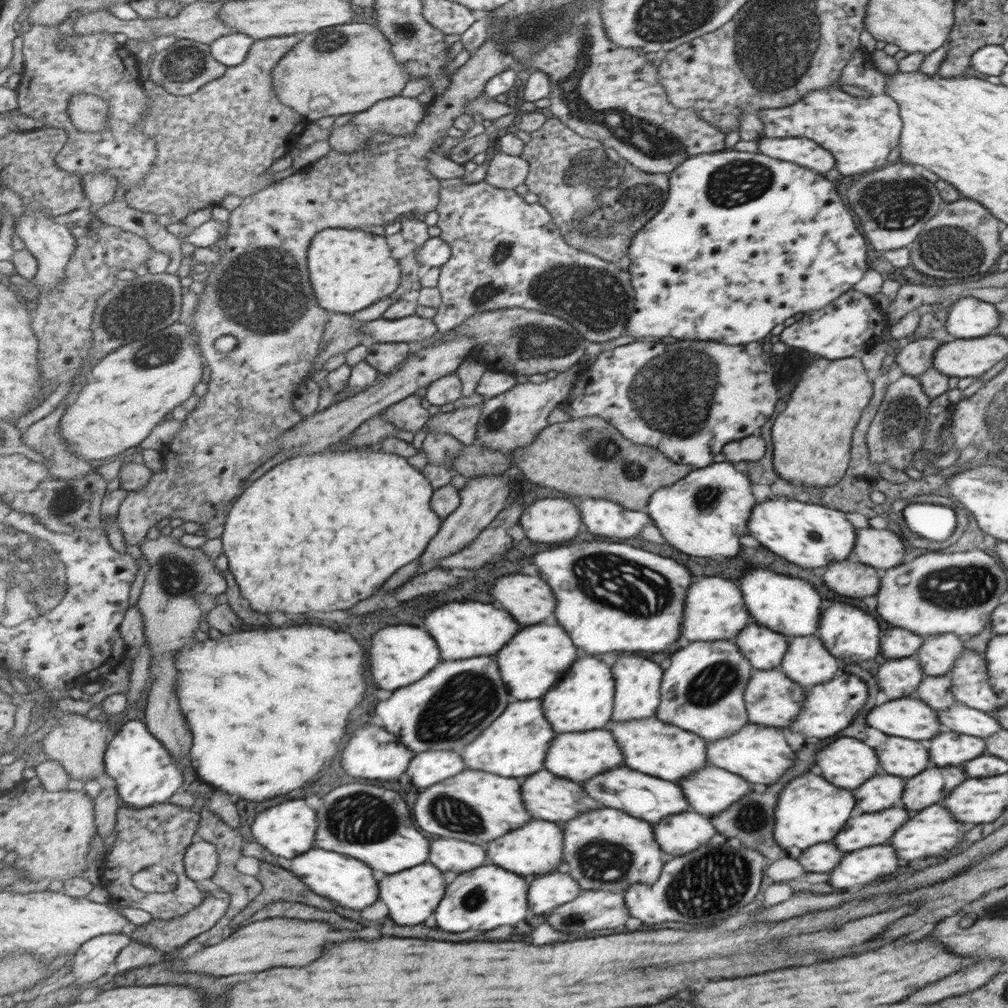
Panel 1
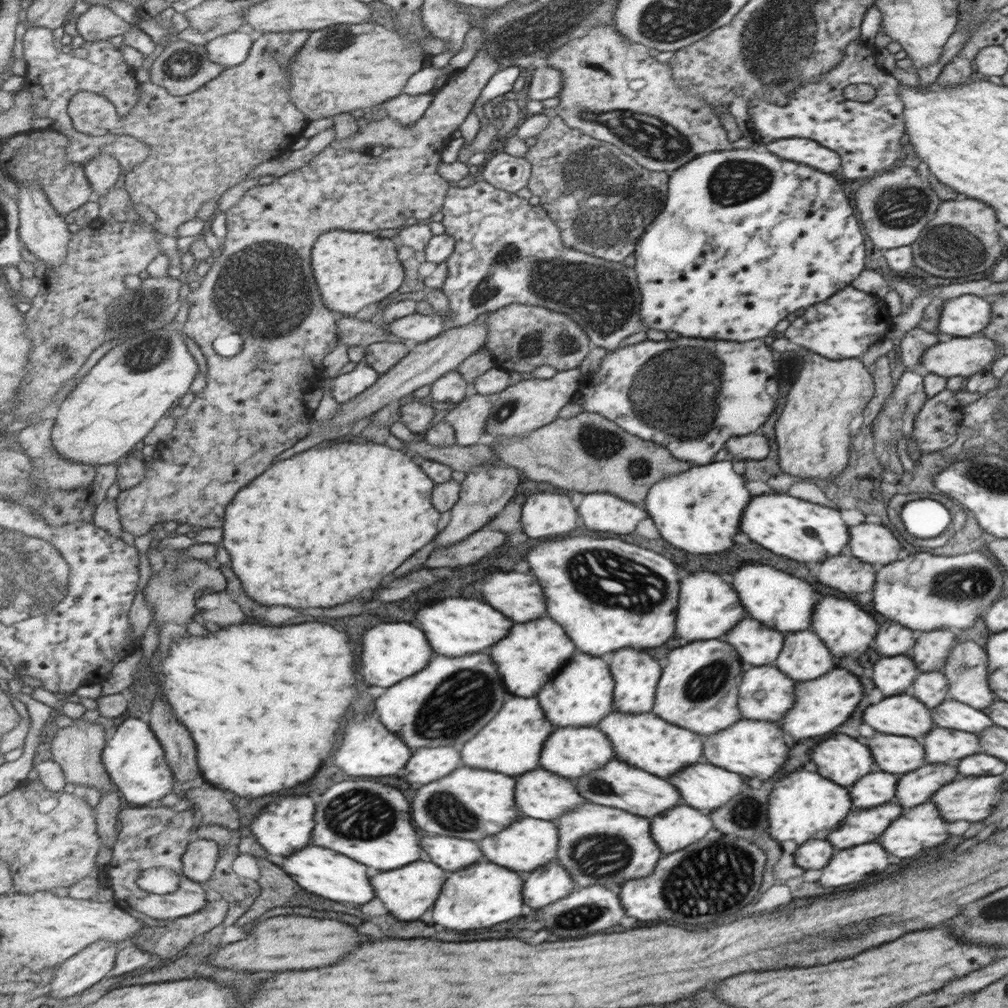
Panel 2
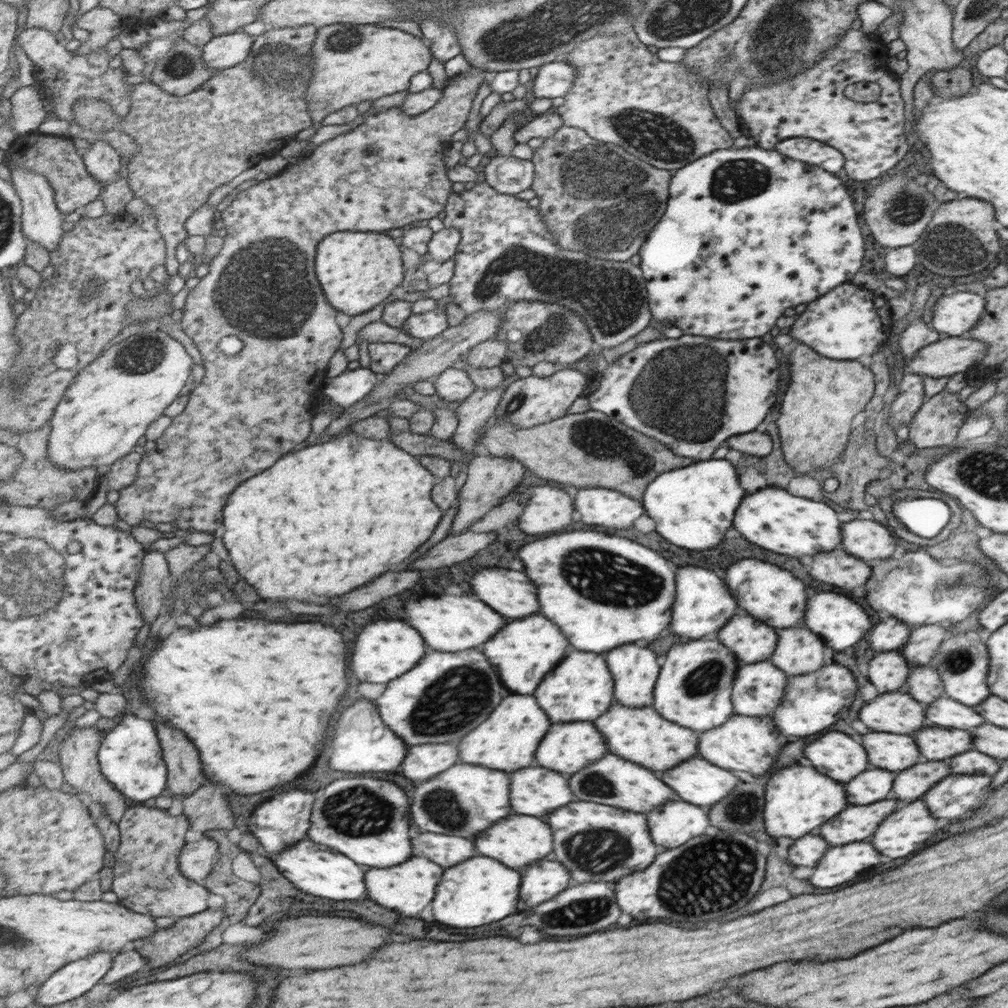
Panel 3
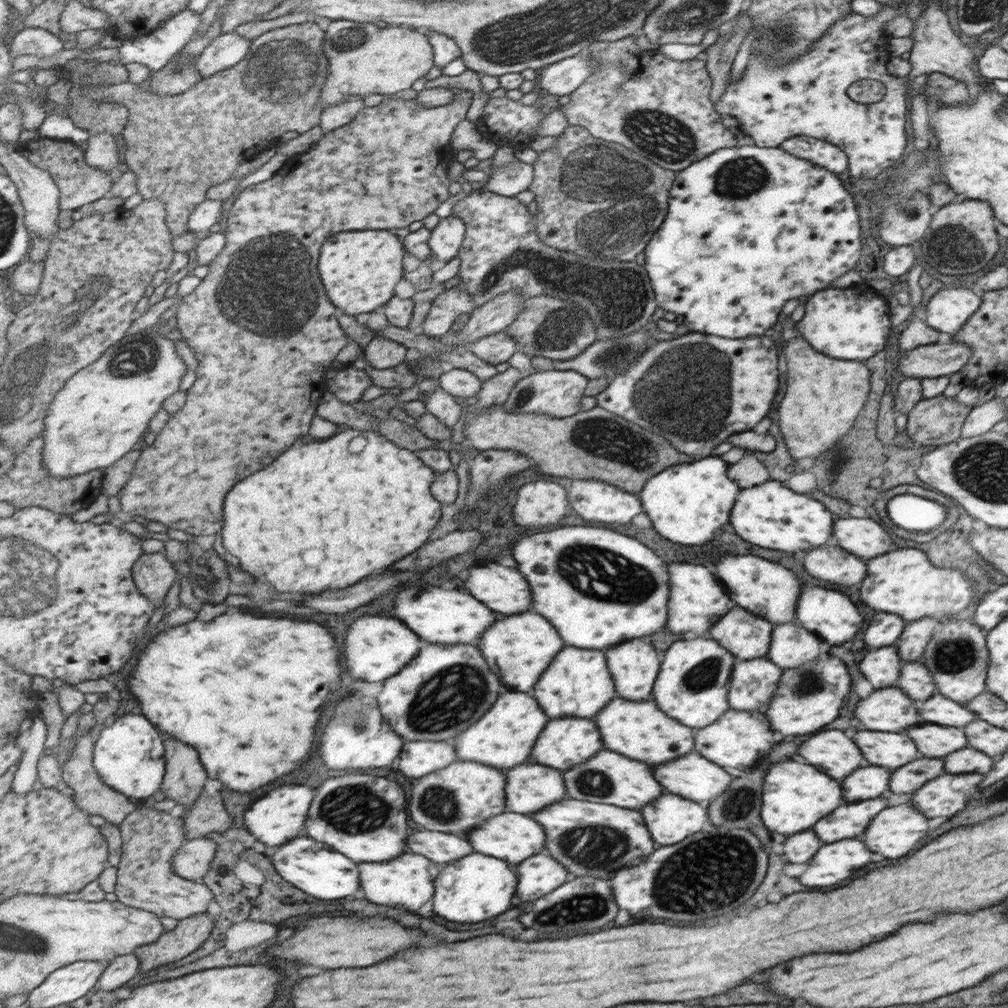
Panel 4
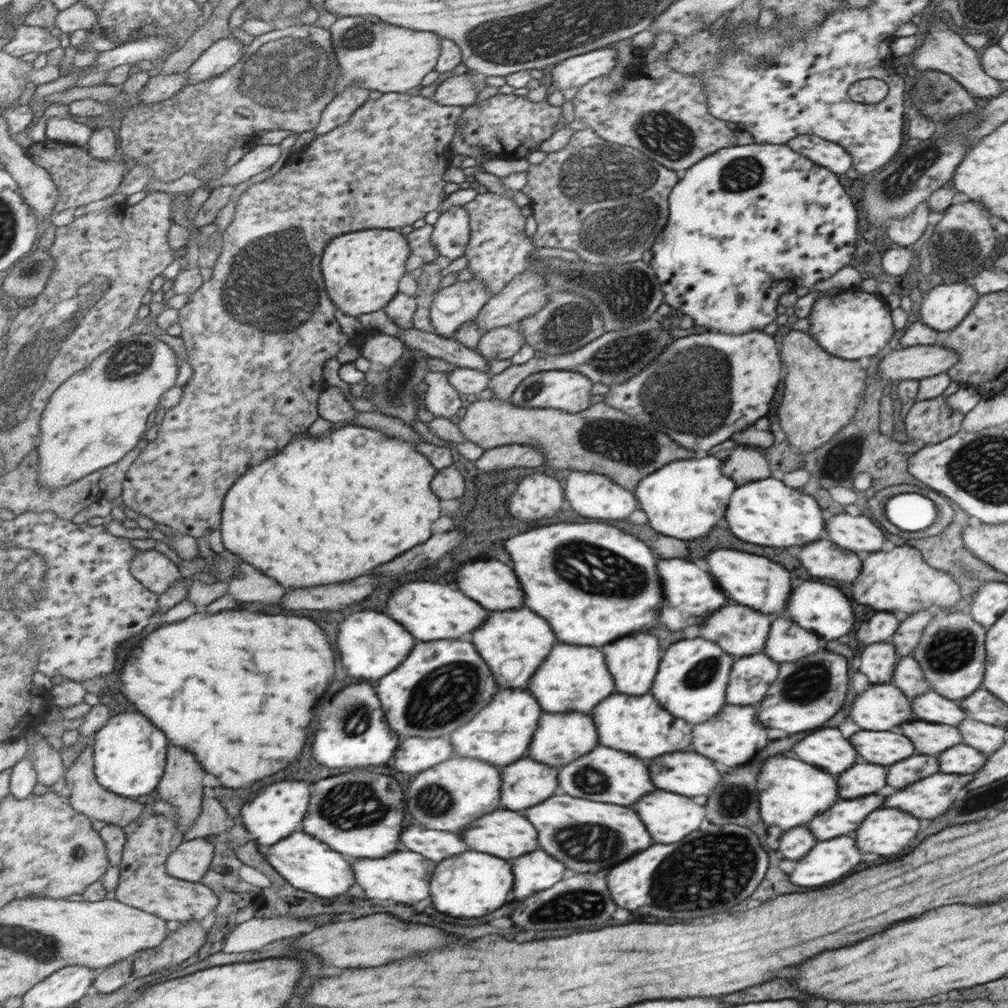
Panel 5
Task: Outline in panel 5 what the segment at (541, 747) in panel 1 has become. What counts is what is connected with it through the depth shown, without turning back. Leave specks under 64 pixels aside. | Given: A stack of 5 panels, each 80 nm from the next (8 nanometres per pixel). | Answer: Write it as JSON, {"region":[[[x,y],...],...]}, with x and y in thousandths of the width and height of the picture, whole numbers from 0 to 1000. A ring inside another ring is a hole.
{"region":[[[509,683],[499,685],[483,702],[479,702],[479,706],[473,712],[467,714],[467,718],[461,718],[453,726],[447,726],[446,734],[451,750],[483,754],[493,760],[505,760],[523,748],[529,736],[529,728],[535,720],[537,708],[539,702],[535,700],[533,692],[525,687]]]}

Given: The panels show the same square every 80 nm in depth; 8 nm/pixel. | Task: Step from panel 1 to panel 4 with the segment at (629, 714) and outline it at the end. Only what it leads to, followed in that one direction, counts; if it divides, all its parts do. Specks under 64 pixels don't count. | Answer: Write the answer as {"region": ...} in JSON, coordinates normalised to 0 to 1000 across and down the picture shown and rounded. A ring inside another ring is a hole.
{"region":[[[622,635],[622,639],[614,639],[614,643],[602,645],[601,659],[609,674],[609,688],[611,691],[636,696],[648,690],[650,669],[654,663],[652,649],[644,637],[638,635]]]}

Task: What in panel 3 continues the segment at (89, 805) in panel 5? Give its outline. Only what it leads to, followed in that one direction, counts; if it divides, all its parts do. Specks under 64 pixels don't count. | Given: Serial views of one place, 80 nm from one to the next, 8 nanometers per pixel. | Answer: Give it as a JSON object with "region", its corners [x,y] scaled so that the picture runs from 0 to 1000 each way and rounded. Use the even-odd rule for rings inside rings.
{"region":[[[73,721],[60,737],[58,754],[62,758],[65,776],[72,780],[73,785],[82,789],[86,795],[97,796],[108,806],[108,810],[119,816],[126,802],[126,794],[116,781],[105,773],[97,751],[103,727],[93,721]]]}

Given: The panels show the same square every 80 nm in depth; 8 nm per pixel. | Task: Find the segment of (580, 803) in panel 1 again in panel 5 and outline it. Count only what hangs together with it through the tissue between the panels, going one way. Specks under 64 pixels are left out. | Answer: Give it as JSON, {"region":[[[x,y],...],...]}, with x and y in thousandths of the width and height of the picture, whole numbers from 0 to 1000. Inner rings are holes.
{"region":[[[519,752],[499,764],[499,800],[519,806],[541,796],[555,782],[555,764]]]}

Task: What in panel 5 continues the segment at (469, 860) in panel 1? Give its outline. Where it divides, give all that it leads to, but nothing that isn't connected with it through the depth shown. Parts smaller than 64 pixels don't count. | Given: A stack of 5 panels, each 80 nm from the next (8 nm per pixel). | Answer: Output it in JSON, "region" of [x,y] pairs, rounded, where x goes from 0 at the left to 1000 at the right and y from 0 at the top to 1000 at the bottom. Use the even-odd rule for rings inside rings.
{"region":[[[408,819],[400,825],[400,837],[410,845],[416,845],[432,855],[438,855],[441,851],[453,849],[466,842],[466,839],[463,839],[459,832],[449,825],[422,823],[414,819]]]}

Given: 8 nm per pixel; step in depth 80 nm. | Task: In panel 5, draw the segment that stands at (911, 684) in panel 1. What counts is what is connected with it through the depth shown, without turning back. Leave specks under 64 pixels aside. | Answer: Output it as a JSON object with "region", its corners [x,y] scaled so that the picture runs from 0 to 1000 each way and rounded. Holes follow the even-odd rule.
{"region":[[[883,637],[858,640],[851,650],[852,667],[860,671],[862,679],[882,678],[892,654],[890,646]]]}

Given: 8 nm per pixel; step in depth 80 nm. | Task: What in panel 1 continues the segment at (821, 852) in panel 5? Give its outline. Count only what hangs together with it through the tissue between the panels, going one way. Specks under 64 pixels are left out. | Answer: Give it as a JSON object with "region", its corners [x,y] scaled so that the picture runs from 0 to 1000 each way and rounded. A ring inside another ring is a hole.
{"region":[[[864,839],[864,841],[854,841],[844,847],[838,847],[836,853],[832,855],[832,861],[822,867],[822,877],[828,881],[844,881],[844,879],[854,879],[870,873],[872,869],[882,869],[892,861],[890,847],[884,839]]]}

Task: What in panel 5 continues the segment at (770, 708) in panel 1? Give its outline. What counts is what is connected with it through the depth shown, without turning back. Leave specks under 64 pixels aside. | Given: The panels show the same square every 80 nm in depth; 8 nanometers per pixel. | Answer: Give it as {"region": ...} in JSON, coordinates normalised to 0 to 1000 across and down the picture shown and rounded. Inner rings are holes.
{"region":[[[759,647],[730,653],[720,681],[720,698],[749,701],[760,691],[764,679],[772,671],[772,663],[772,658]]]}

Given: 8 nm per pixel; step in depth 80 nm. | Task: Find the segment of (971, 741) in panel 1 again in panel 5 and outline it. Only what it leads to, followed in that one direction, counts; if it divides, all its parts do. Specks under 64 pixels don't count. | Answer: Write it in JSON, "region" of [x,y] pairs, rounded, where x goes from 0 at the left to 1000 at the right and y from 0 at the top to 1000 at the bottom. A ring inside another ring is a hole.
{"region":[[[904,716],[896,718],[896,730],[908,734],[908,746],[912,748],[932,748],[953,736],[953,728],[949,722],[938,718],[922,718],[922,716]]]}

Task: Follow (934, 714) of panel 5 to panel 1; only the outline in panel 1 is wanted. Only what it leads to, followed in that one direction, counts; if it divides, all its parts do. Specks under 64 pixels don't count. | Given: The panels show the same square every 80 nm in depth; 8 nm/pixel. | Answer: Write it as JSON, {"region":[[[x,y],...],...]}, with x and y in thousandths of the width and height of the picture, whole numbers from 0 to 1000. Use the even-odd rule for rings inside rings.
{"region":[[[947,696],[936,706],[932,704],[932,718],[939,720],[945,726],[969,732],[979,732],[994,723],[994,719],[982,708],[961,702],[951,696]]]}

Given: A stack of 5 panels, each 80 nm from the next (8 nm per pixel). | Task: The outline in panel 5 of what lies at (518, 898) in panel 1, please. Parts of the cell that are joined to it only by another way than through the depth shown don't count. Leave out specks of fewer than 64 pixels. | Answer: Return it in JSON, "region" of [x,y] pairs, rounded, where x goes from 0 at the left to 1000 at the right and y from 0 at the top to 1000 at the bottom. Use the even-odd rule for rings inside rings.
{"region":[[[467,841],[455,849],[443,851],[434,859],[432,869],[428,873],[432,901],[451,911],[477,911],[481,907],[487,907],[503,895],[503,889],[509,883],[511,875],[509,864],[508,853],[504,854],[481,845],[471,845]]]}

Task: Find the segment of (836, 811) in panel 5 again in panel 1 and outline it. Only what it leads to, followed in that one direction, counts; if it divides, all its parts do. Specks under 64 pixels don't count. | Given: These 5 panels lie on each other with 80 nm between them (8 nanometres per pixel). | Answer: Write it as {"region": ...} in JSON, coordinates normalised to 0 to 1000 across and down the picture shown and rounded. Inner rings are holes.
{"region":[[[880,802],[880,806],[864,806],[854,810],[848,806],[843,811],[844,817],[840,817],[840,821],[835,821],[832,829],[826,831],[834,845],[876,837],[892,819],[898,817],[898,813],[902,813],[900,806],[894,802]]]}

